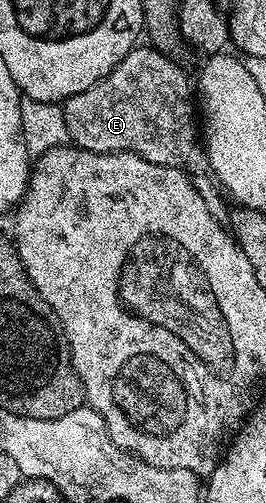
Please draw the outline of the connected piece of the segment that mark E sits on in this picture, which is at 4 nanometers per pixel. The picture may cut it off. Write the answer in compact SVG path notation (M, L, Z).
M150 45L135 46L101 81L85 89L85 93L77 93L64 99L61 106L67 126L67 138L82 151L131 151L150 159L156 165L178 168L182 168L183 162L195 151L197 103L193 98L192 80L187 80L186 73L171 57Z

